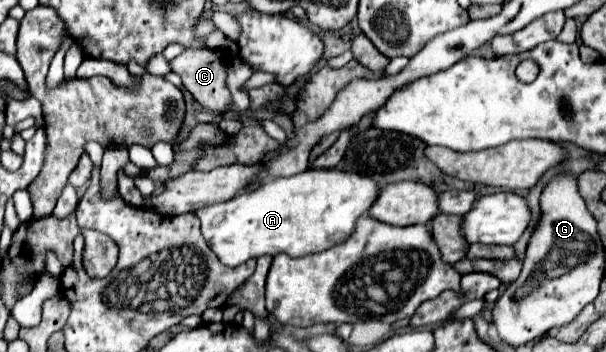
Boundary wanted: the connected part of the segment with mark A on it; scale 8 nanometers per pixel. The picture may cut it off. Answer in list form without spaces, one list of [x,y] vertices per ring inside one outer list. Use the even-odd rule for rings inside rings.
[[[308,168],[290,178],[266,180],[264,184],[258,186],[258,190],[242,192],[228,202],[196,210],[194,214],[200,218],[202,236],[208,242],[208,246],[216,252],[216,256],[224,264],[238,266],[244,260],[260,258],[264,254],[276,256],[276,254],[284,252],[284,254],[296,258],[296,256],[324,252],[336,244],[342,244],[352,234],[356,220],[360,216],[368,214],[368,208],[372,208],[372,204],[376,202],[376,194],[380,194],[378,184],[374,180],[366,180],[366,176],[360,176],[356,172],[350,174],[350,172],[344,172],[338,168],[330,168],[330,170]]]

